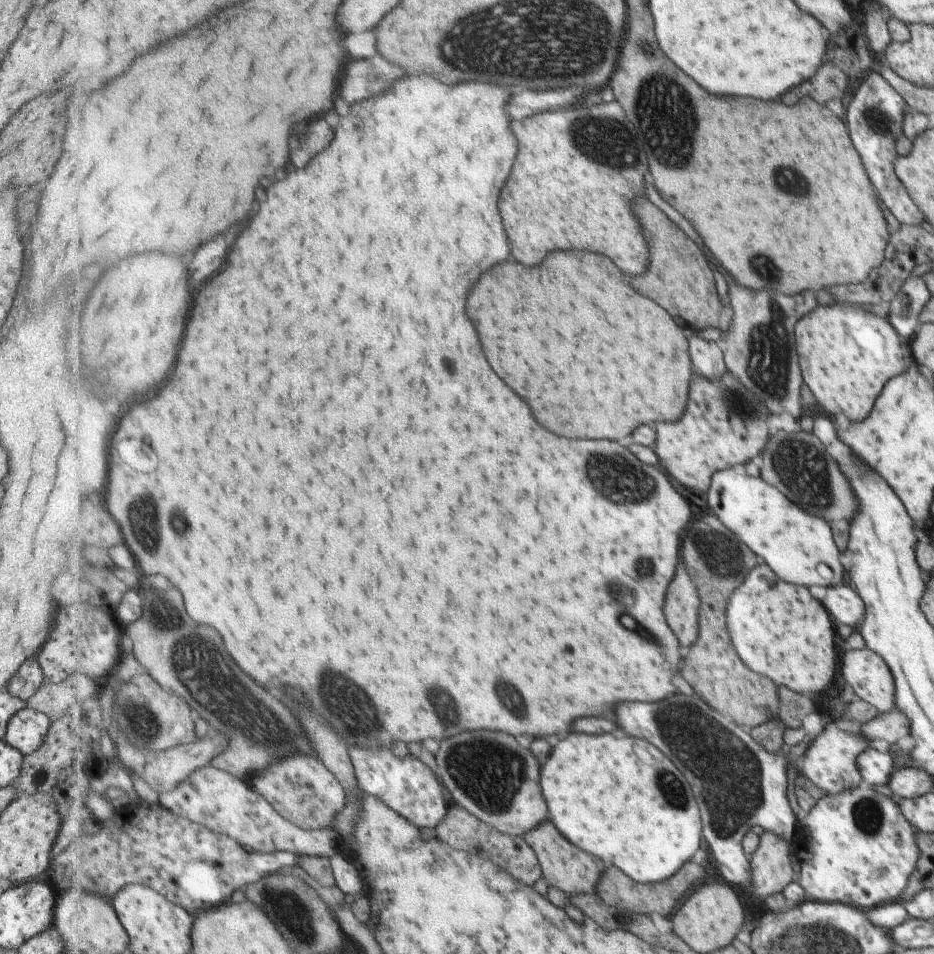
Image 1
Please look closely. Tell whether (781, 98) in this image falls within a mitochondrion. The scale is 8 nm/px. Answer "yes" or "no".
no

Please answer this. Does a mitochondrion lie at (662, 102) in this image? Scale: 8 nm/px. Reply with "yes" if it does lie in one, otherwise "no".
yes

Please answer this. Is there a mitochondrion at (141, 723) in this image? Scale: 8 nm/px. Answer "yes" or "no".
yes

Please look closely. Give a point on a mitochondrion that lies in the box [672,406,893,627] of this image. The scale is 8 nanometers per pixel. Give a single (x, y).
(784, 461)

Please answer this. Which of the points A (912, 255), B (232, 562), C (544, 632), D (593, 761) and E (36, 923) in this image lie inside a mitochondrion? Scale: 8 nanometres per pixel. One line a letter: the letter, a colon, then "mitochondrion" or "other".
A: other
B: other
C: other
D: other
E: other

